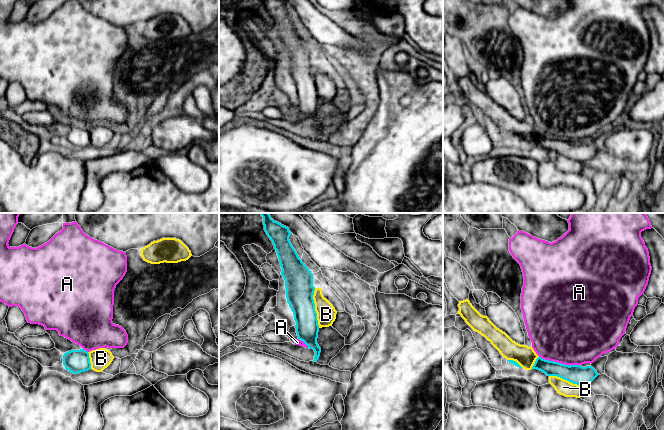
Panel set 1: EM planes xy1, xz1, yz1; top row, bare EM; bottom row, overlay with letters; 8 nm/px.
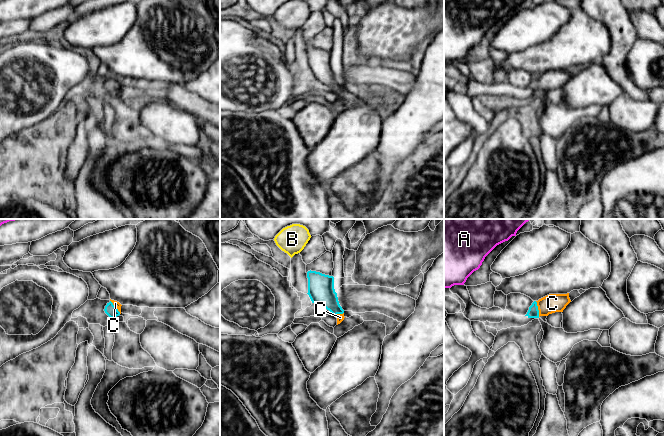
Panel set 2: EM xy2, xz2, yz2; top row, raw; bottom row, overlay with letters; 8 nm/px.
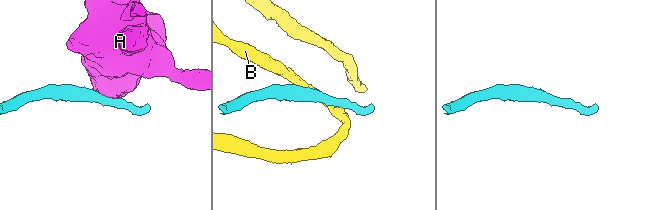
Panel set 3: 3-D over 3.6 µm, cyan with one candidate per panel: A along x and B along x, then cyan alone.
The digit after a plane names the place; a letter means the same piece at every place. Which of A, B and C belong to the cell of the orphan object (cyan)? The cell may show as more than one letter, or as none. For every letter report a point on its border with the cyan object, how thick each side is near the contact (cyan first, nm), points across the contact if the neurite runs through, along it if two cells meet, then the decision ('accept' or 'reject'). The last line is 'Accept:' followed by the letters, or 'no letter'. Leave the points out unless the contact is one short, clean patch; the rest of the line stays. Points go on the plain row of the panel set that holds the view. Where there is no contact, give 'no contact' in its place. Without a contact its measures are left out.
A: contact yz1 (559, 139); calibres 160 and 500 nm; border yz1 (539, 132), (569, 141), (579, 141); reject
B: contact xz1 (314, 84); calibres 220 and 160 nm; reject
C: contact yz2 (537, 85); calibres 90 and 150 nm; way yz2 (533, 88), (537, 85), (552, 79); accept
Accept: C

